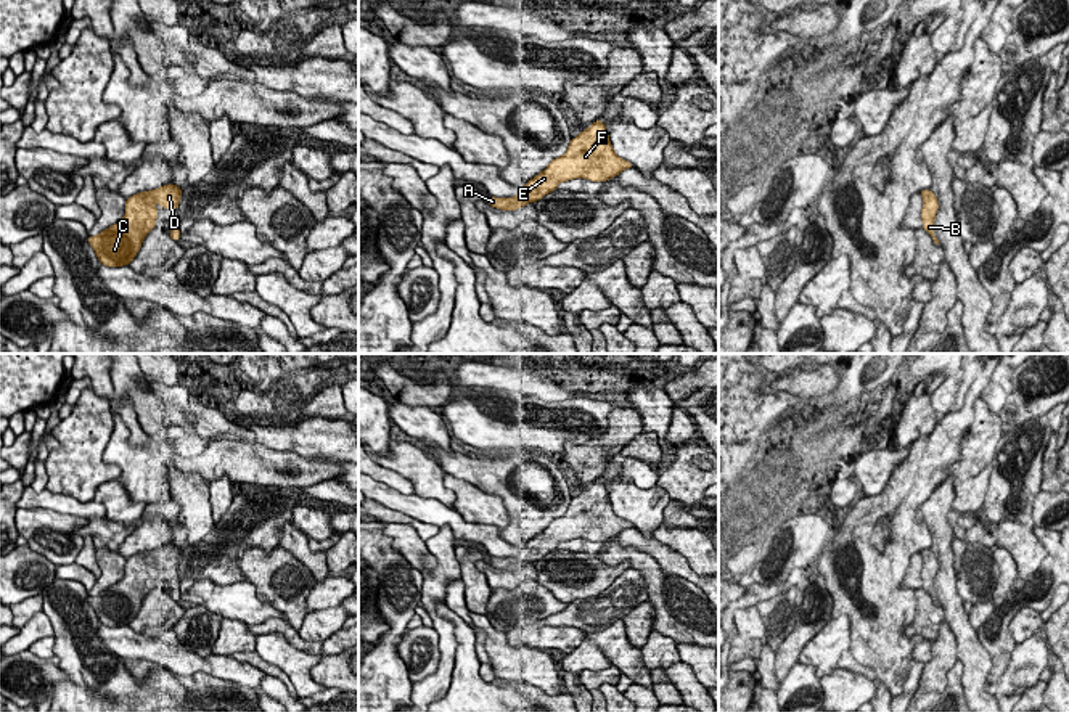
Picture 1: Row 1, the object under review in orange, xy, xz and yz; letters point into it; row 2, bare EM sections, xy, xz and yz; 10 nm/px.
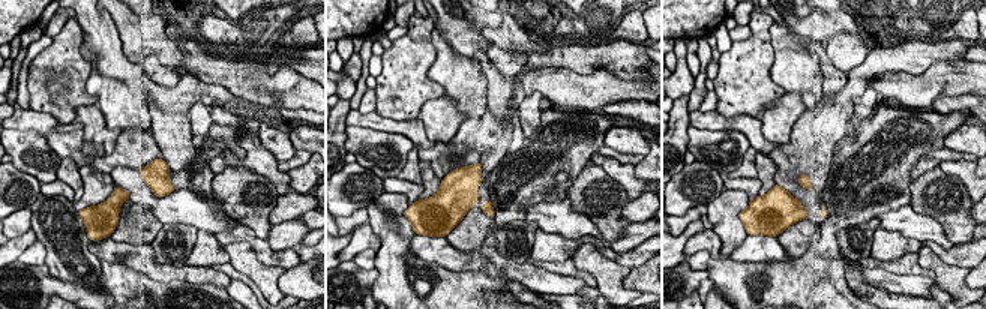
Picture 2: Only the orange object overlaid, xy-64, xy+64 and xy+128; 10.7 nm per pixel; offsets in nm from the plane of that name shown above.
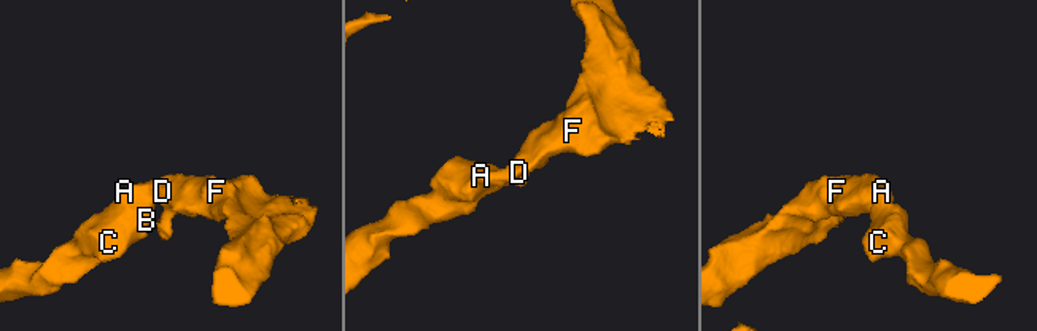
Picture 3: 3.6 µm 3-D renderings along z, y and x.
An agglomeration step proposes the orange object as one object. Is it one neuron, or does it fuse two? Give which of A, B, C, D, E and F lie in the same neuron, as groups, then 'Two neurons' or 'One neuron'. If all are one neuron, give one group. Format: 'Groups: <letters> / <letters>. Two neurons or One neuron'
Groups: A B C D E F. One neuron

